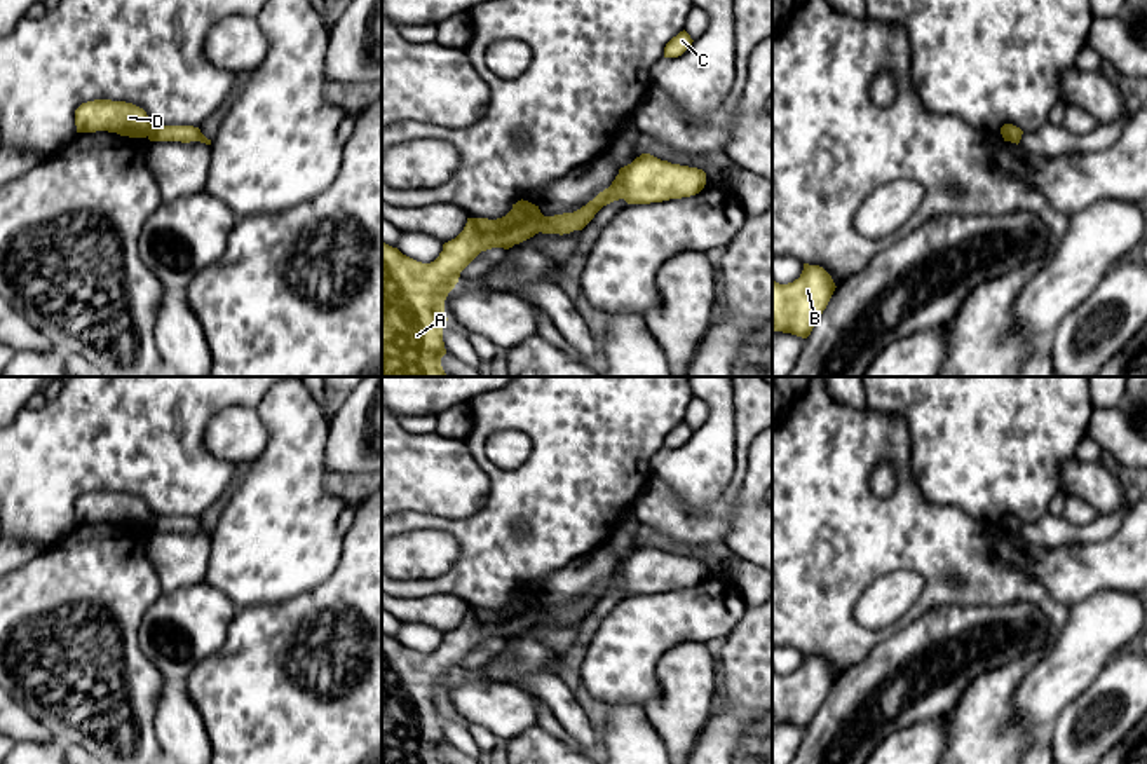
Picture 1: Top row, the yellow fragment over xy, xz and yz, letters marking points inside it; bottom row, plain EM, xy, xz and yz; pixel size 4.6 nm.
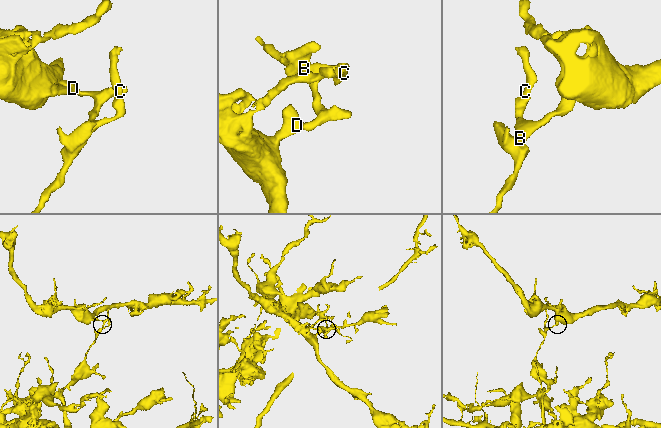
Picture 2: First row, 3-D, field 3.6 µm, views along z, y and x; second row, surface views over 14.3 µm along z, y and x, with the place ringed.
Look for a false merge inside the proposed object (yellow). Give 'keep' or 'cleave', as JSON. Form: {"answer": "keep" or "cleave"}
{"answer": "cleave"}

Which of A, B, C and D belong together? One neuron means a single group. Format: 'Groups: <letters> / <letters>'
Groups: A D / B C

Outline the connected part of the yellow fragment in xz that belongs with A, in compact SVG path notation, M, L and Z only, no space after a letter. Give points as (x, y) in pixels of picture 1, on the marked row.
M523 199L512 204L512 209L502 218L467 218L464 230L445 242L443 251L431 263L417 262L382 242L382 377L448 377L441 366L441 358L446 354L445 300L458 283L460 272L481 251L509 249L533 237L539 234L542 218L539 206Z

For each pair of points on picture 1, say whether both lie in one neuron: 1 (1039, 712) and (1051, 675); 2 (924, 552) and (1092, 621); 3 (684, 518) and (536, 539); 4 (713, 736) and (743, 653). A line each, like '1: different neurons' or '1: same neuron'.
1: same neuron
2: different neurons
3: different neurons
4: same neuron

